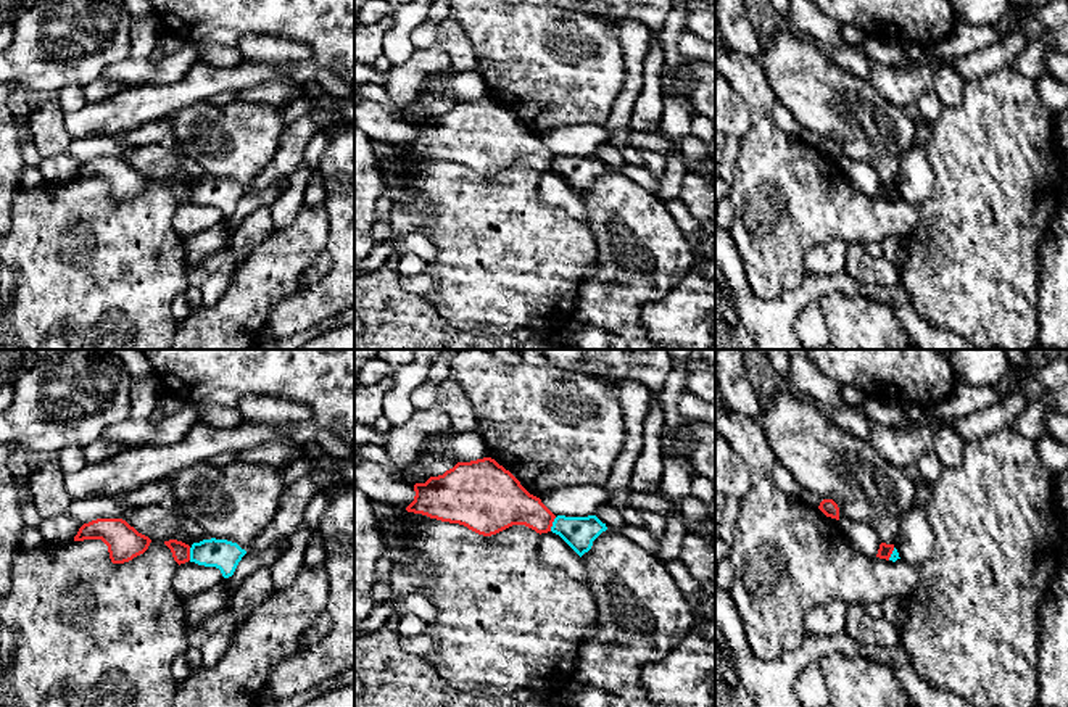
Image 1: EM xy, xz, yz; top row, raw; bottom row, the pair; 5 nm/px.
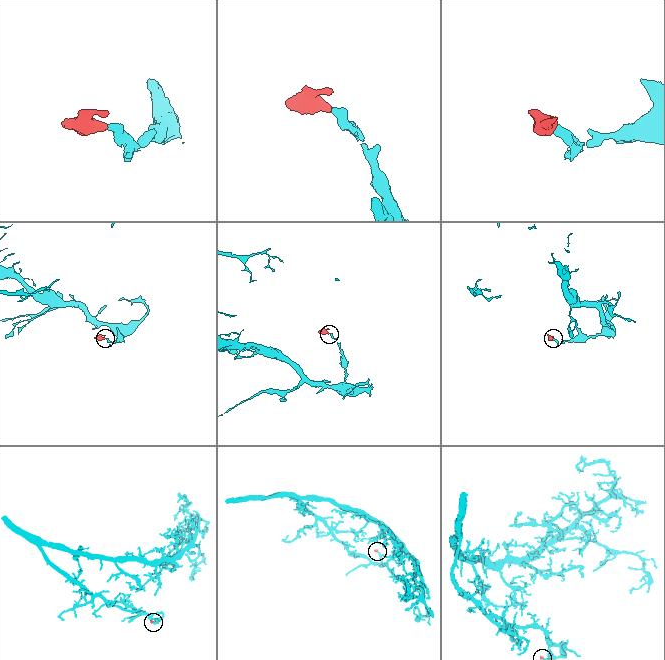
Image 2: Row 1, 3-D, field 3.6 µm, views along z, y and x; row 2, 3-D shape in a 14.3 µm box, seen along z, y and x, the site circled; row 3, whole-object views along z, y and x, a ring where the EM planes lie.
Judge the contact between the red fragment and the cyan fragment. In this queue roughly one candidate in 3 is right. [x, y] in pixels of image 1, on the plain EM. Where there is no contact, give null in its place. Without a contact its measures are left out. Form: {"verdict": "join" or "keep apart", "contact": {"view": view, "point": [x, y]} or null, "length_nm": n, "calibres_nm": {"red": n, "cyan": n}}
{"verdict": "keep apart", "contact": {"view": "xz", "point": [551, 163]}, "length_nm": 80, "calibres_nm": {"red": 240, "cyan": 160}}

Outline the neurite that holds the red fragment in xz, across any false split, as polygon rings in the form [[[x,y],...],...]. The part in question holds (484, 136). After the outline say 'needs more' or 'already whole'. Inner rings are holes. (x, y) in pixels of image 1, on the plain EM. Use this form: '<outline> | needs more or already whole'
[[[491,97],[457,101],[425,122],[408,122],[395,106],[354,103],[354,124],[370,142],[401,145],[441,161],[459,163],[491,176],[512,164],[551,171],[556,155]]] | needs more

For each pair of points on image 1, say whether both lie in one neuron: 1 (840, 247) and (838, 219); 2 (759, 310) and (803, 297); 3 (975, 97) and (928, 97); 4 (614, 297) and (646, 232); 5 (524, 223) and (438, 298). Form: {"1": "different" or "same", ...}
{"1": "different", "2": "same", "3": "different", "4": "same", "5": "same"}

